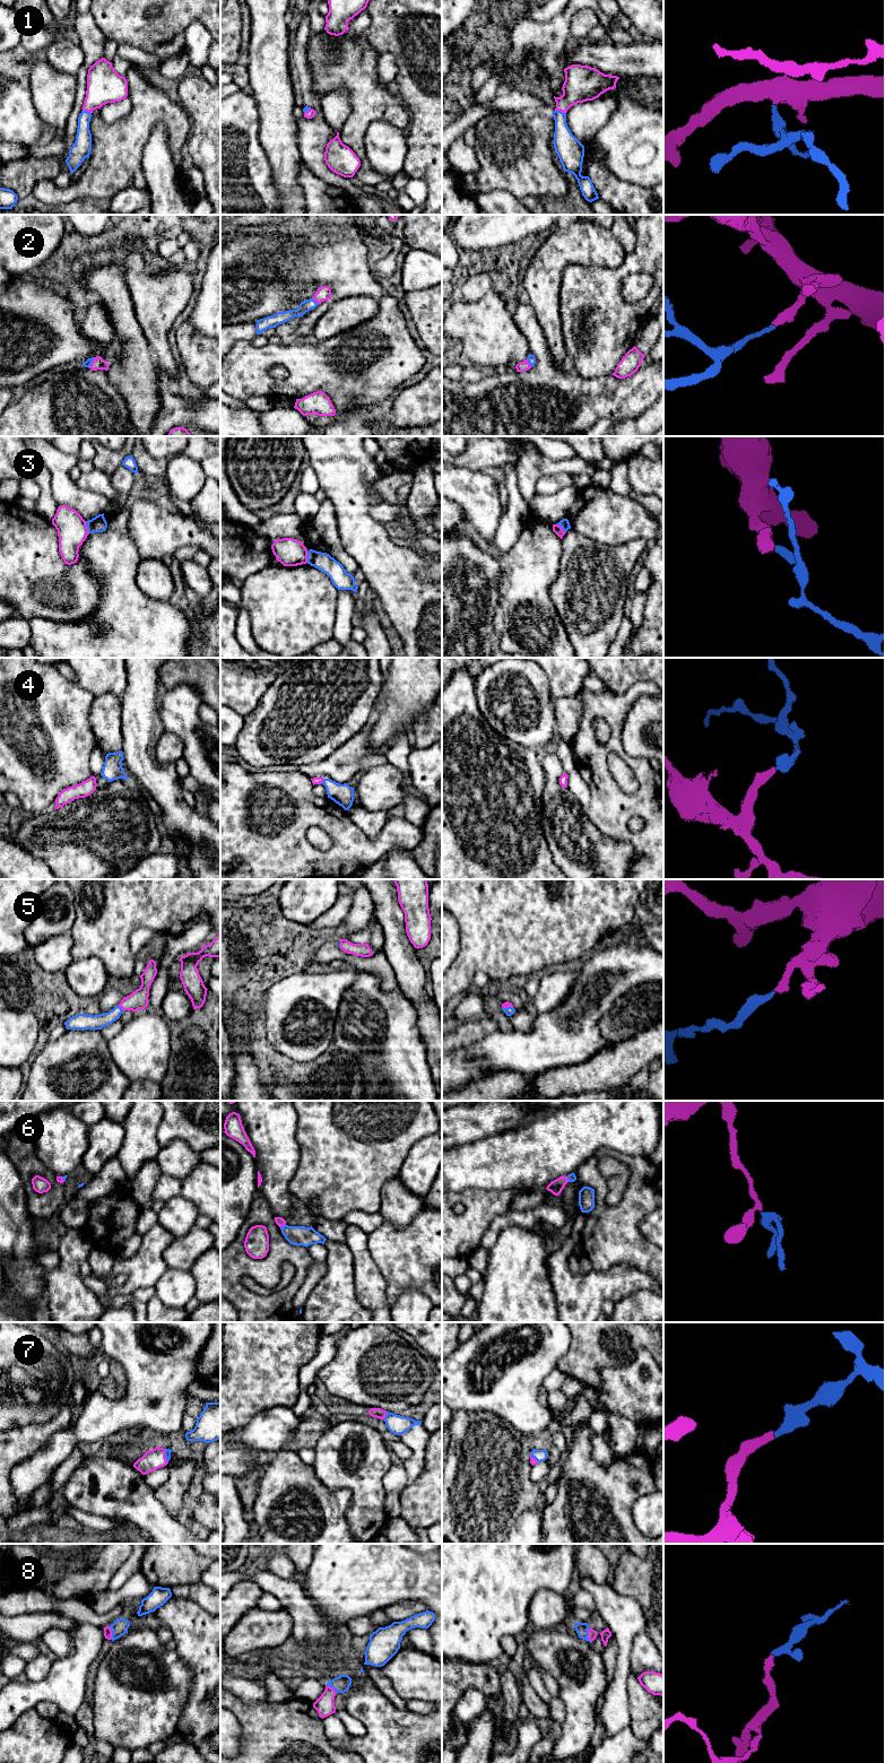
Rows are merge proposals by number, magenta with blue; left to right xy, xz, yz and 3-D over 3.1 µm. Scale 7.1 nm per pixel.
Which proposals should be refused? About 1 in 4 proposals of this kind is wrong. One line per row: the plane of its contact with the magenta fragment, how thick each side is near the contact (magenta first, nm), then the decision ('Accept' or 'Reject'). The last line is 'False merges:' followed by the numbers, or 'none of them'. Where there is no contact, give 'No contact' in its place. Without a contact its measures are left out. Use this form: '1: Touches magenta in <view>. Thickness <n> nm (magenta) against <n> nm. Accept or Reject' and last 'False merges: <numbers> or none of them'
1: Touches magenta in yz. Thickness 240 nm (magenta) against 170 nm. Accept
2: Touches magenta in yz. Thickness 70 nm (magenta) against 60 nm. Accept
3: Touches magenta in xy. Thickness 220 nm (magenta) against 120 nm. Reject
4: Touches magenta in xz. Thickness 50 nm (magenta) against 150 nm. Accept
5: Touches magenta in xy. Thickness 140 nm (magenta) against 110 nm. Accept
6: Touches magenta in xz. Thickness 70 nm (magenta) against 140 nm. Accept
7: Touches magenta in xz. Thickness 70 nm (magenta) against 140 nm. Accept
8: Touches magenta in yz. Thickness 70 nm (magenta) against 90 nm. Accept
False merges: 3

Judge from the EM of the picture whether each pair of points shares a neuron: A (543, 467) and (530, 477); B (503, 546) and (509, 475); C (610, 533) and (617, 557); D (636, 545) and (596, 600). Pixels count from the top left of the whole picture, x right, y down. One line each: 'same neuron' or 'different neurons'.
A: same neuron
B: same neuron
C: different neurons
D: same neuron

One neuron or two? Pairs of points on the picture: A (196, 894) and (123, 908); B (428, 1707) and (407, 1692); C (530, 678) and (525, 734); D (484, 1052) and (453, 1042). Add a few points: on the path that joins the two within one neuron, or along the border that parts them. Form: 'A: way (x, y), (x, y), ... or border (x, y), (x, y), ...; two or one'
A: way (178, 894), (141, 895); one
B: border (406, 1700), (430, 1702); two
C: way (529, 692), (529, 721); one
D: border (489, 1033), (469, 1045), (453, 1051); two

